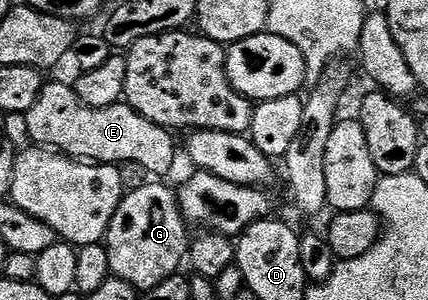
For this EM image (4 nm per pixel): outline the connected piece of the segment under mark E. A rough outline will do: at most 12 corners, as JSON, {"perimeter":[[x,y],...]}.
{"perimeter":[[44,83],[25,115],[32,145],[76,160],[175,164],[168,129],[125,102],[87,108]]}

